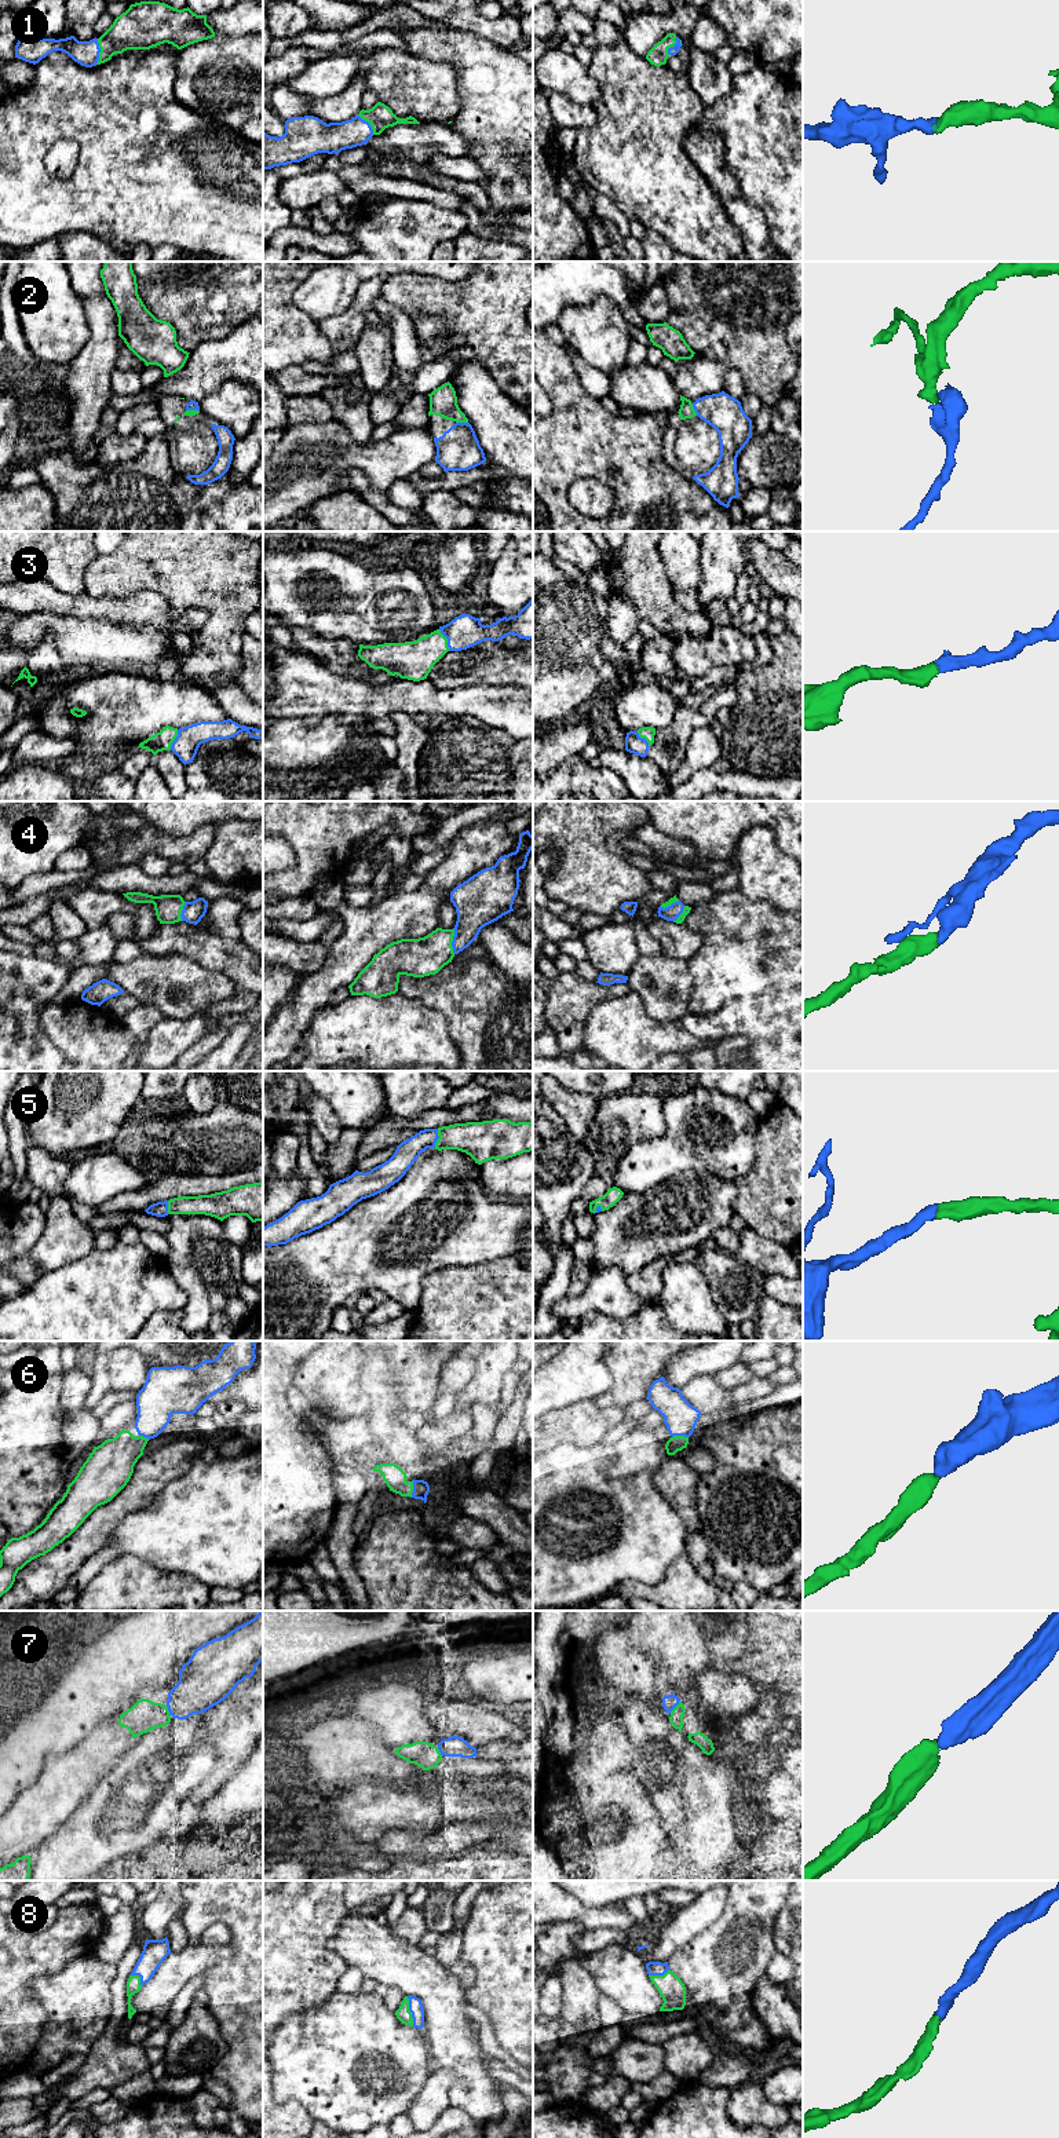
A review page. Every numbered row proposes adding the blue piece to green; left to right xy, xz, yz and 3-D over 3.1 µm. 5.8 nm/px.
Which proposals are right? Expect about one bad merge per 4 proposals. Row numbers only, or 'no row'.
1, 2, 3, 4, 5, 6, 7, 8

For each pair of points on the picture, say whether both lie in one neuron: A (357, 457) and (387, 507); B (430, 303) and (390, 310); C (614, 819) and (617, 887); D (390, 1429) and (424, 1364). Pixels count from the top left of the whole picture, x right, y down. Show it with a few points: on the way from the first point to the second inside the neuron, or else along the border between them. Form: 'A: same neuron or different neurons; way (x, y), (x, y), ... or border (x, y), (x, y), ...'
A: different neurons; border (351, 470), (358, 468), (375, 489), (384, 492)
B: different neurons; border (380, 298), (398, 307), (409, 318)
C: same neuron; way (601, 836), (601, 870)
D: different neurons; border (398, 1403), (401, 1406)

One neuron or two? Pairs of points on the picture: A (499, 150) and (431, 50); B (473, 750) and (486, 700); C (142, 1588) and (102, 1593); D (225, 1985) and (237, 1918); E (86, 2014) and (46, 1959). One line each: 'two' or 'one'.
A: one
B: two
C: one
D: one
E: two

